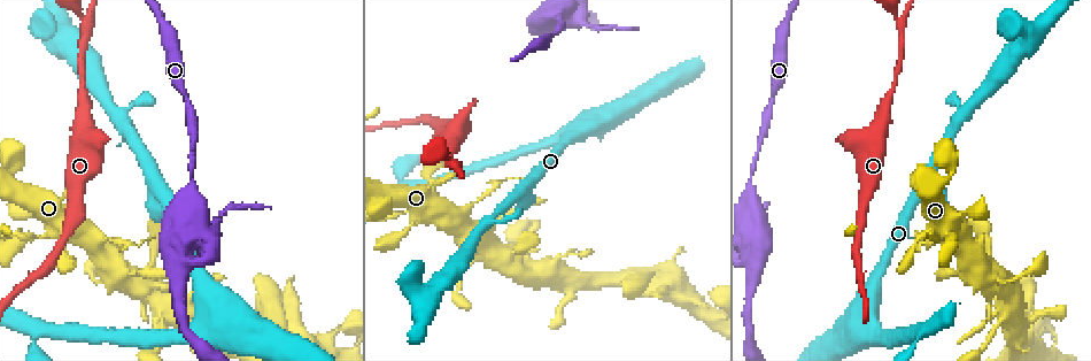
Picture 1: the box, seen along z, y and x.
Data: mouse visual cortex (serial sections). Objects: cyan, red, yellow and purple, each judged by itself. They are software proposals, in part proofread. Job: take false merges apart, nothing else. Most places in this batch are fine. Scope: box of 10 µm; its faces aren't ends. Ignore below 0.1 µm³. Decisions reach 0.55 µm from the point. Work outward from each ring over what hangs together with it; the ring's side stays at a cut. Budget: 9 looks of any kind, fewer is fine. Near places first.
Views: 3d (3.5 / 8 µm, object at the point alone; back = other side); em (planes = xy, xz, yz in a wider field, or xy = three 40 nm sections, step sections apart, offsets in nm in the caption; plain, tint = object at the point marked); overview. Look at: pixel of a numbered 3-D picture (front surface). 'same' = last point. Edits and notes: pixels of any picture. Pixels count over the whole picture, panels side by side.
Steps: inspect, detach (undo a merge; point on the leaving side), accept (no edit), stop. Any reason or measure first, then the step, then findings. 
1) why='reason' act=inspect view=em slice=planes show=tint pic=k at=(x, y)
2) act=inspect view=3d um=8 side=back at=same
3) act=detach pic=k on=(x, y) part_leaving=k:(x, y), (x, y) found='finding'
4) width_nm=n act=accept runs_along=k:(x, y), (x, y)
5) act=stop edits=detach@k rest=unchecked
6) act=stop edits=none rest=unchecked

why='thick turns thin' act=inspect view=3d um=3.5 pic=1 at=(1001, 279)

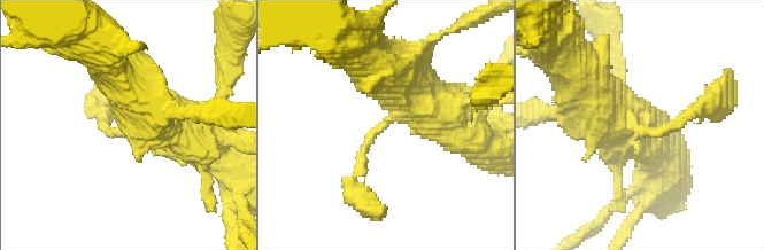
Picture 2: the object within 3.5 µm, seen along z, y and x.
act=accept runs_along=2:(403, 76), (417, 93), (371, 137), (354, 187) found='continuous, no second cell'

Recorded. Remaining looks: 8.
why='sharp bend' act=inspect view=3d um=3.5 pic=1 at=(872, 301)

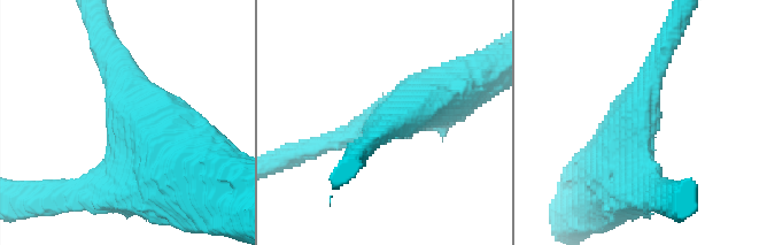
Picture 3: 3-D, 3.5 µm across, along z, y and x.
act=inspect view=em slice=xy step=3 show=tint pic=3 at=(637, 122)

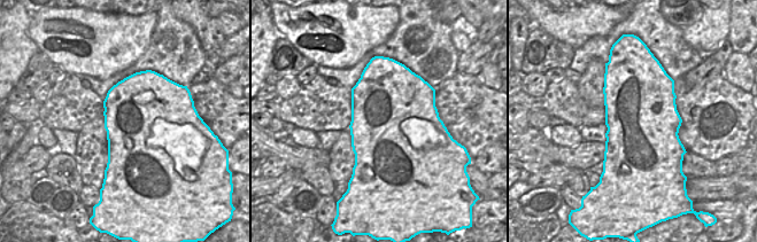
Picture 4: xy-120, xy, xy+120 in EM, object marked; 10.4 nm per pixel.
act=accept found='all the same cell'

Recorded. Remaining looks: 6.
why='thin neck' act=inspect view=3d um=3.5 pic=1 at=(923, 332)

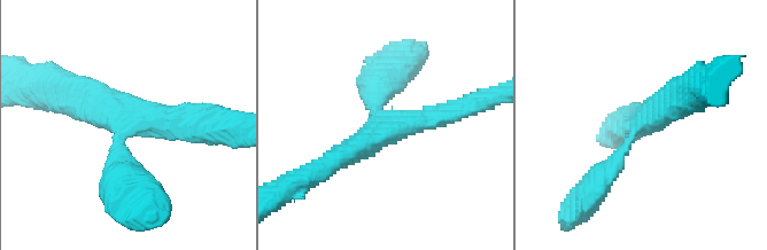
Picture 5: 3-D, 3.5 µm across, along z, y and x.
arms=3 arm_widths_nm=300,300,350 act=inspect view=em slice=xy step=2 show=plain pic=5 at=(132, 125)

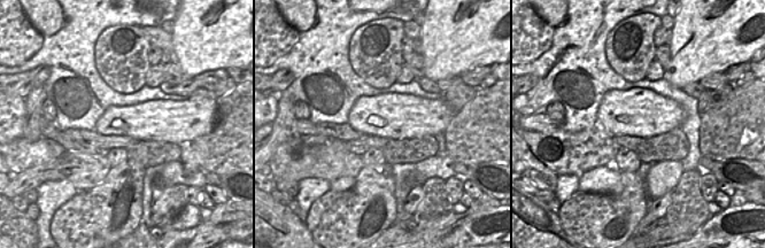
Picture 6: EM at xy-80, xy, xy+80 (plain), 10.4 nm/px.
why='with the object marked' act=inspect view=em slice=xy step=2 show=tint at=same

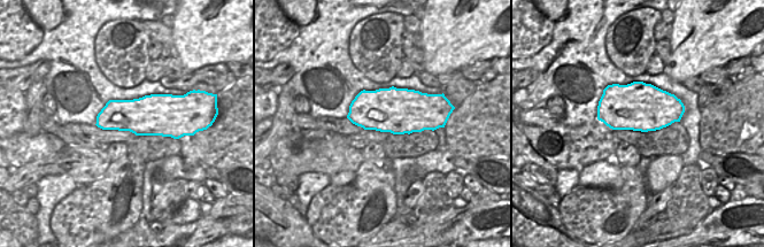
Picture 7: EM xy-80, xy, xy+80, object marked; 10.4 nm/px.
act=accept runs_along=5:(465, 104), (390, 125), (327, 163) found='continuous, no second cell'

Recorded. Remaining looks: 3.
why='abrupt turn' act=inspect view=3d um=3.5 pic=1 at=(201, 235)

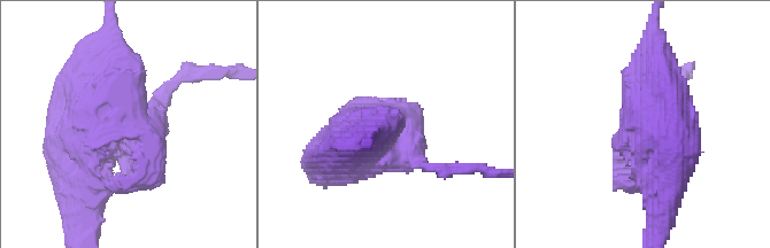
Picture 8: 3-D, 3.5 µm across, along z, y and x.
why='shape alone is not enough' act=inspect view=em slice=xy step=5 show=tint pic=8 at=(128, 126)

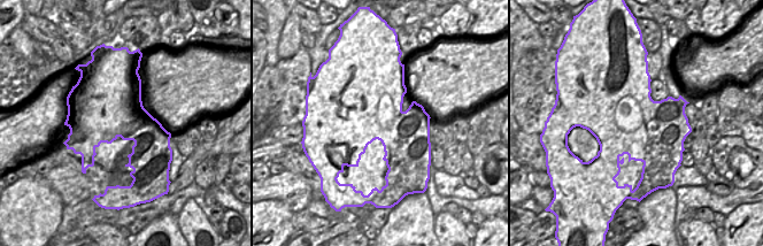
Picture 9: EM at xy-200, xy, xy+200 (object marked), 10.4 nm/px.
act=accept runs_along=8:(366, 138), (369, 149), (439, 168) found='continuous, no second cell'

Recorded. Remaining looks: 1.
act=stop edits=none rest=unchecked

